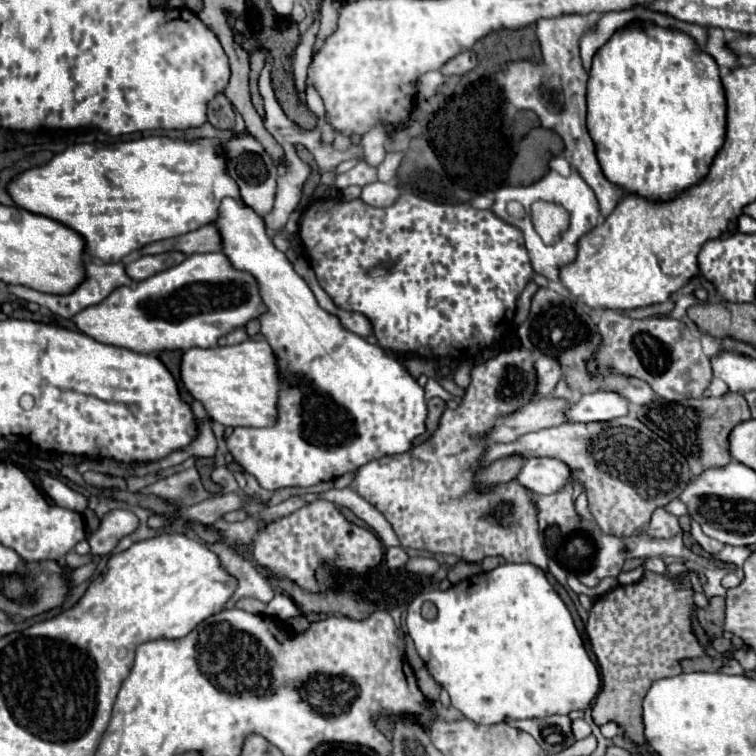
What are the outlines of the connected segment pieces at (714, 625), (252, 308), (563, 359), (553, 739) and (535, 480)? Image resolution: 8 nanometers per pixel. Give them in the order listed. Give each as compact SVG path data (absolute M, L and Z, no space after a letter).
M710 597L708 607L696 611L696 619L710 637L720 637L724 623L724 597Z
M202 253L190 255L180 265L174 265L150 279L140 281L134 289L118 287L102 303L88 307L72 317L78 331L88 337L124 347L136 353L156 353L156 351L186 351L190 347L216 347L218 339L230 333L232 329L246 325L252 317L258 317L264 311L264 305L258 295L258 283L250 273L232 269L230 261L222 253Z
M540 287L532 297L530 317L516 327L516 335L520 339L520 345L530 353L534 353L536 357L550 355L552 359L558 359L558 363L562 363L564 381L574 391L580 393L614 391L624 399L628 399L632 405L646 405L648 401L654 399L652 389L640 379L632 379L628 375L616 373L614 369L608 369L606 373L602 373L602 369L598 369L596 373L588 371L588 361L596 355L598 347L602 345L602 335L596 323L592 321L588 307L584 307L578 301L572 301L568 295L560 295L548 287L546 289Z
M550 715L546 719L522 719L522 721L504 719L504 721L512 727L518 727L520 731L530 733L548 755L554 755L574 743L568 715Z
M542 457L542 459L526 459L516 479L528 491L548 495L562 489L564 483L568 481L568 475L570 467L566 463Z

